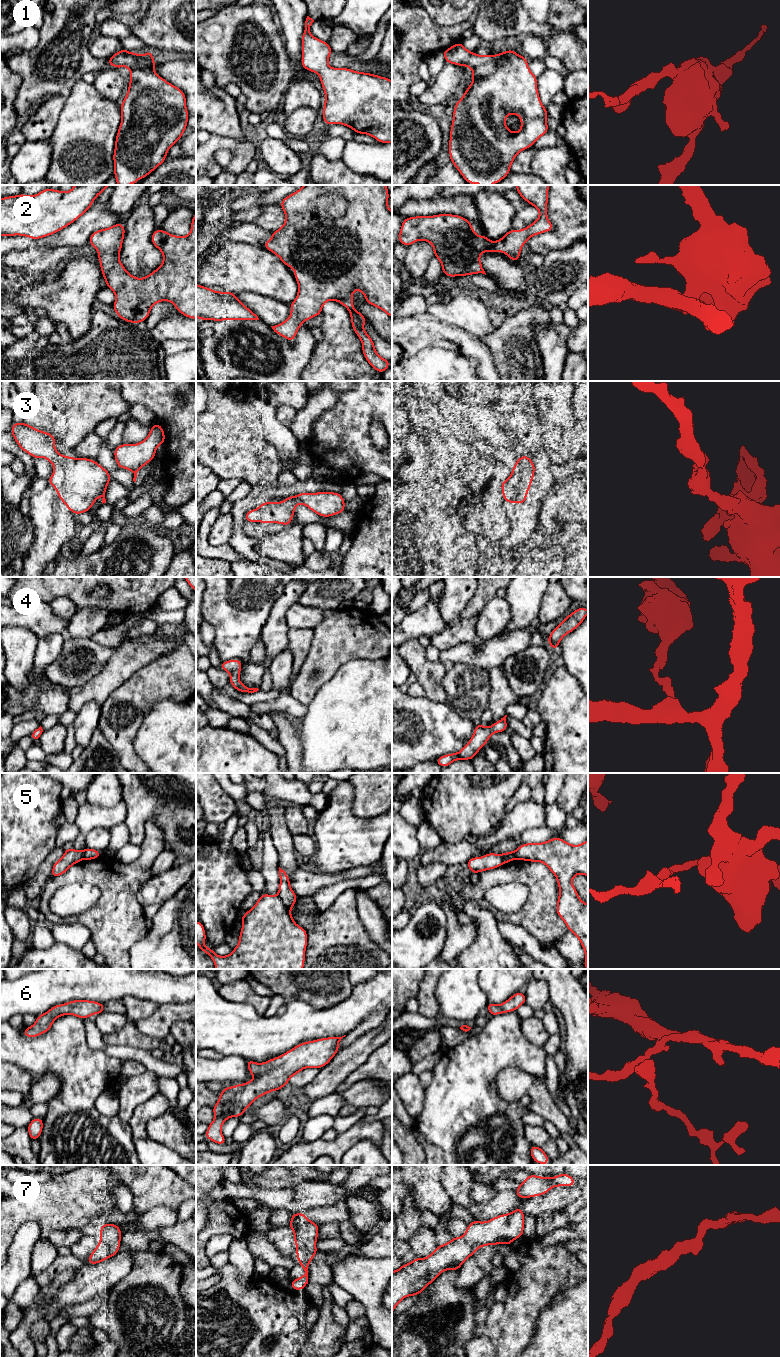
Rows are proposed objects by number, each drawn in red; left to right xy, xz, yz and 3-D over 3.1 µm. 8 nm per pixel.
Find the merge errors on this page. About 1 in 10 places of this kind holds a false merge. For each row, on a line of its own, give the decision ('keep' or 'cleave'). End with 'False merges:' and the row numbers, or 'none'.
1: keep
2: keep
3: keep
4: keep
5: cleave
6: keep
7: keep
False merges: 5

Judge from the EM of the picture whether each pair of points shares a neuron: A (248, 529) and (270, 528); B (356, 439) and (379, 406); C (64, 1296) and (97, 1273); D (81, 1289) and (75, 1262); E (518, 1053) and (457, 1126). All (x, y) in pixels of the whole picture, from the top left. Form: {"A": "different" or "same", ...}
{"A": "same", "B": "same", "C": "same", "D": "different", "E": "same"}

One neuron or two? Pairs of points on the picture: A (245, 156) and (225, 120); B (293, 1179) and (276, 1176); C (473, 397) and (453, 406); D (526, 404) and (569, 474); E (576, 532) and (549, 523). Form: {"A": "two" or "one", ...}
{"A": "two", "B": "one", "C": "two", "D": "two", "E": "two"}

